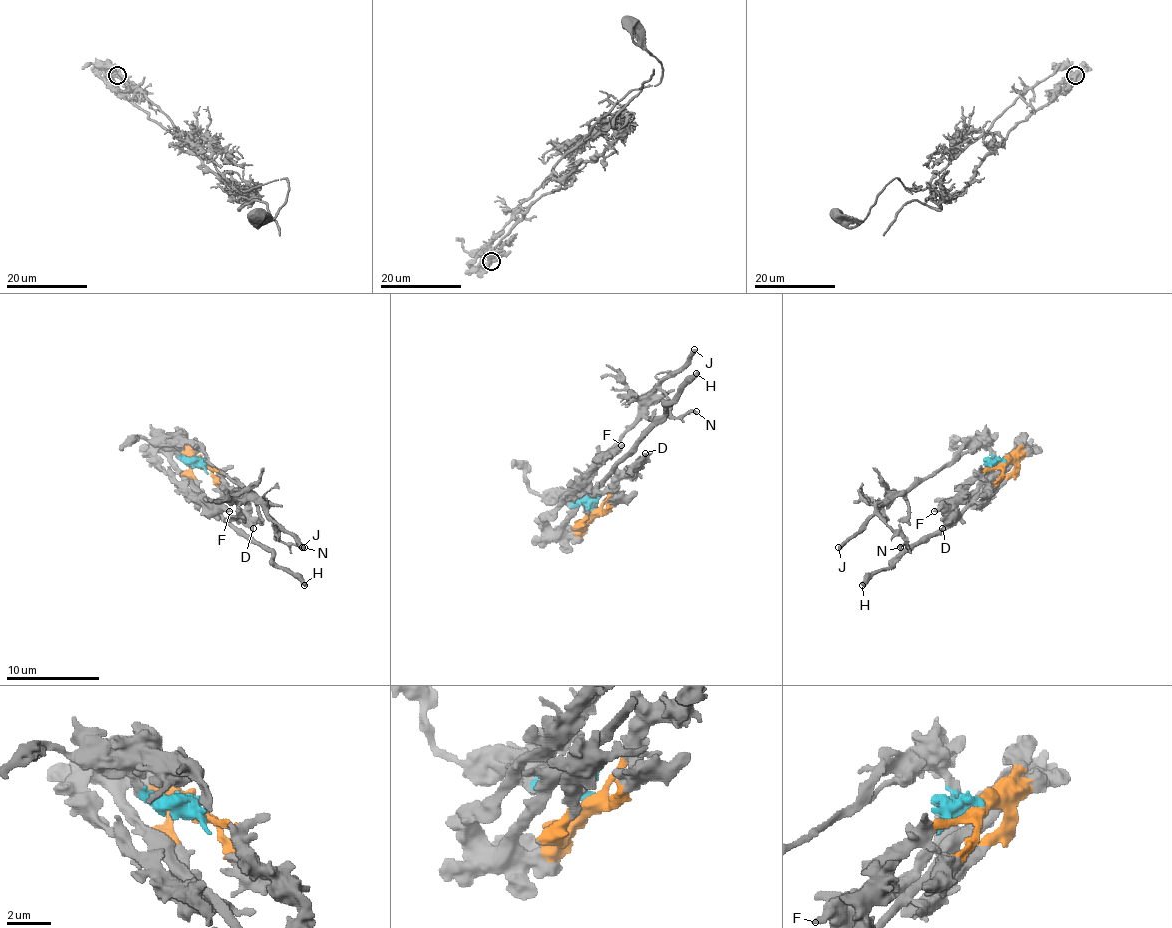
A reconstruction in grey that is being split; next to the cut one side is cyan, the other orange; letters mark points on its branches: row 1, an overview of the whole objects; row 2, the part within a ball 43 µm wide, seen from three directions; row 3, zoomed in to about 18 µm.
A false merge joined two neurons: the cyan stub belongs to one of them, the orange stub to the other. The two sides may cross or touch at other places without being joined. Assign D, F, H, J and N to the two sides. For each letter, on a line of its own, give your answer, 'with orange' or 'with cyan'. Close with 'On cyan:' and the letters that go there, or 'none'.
D: with orange
F: with orange
H: with orange
J: with cyan
N: with cyan
On cyan: J, N

